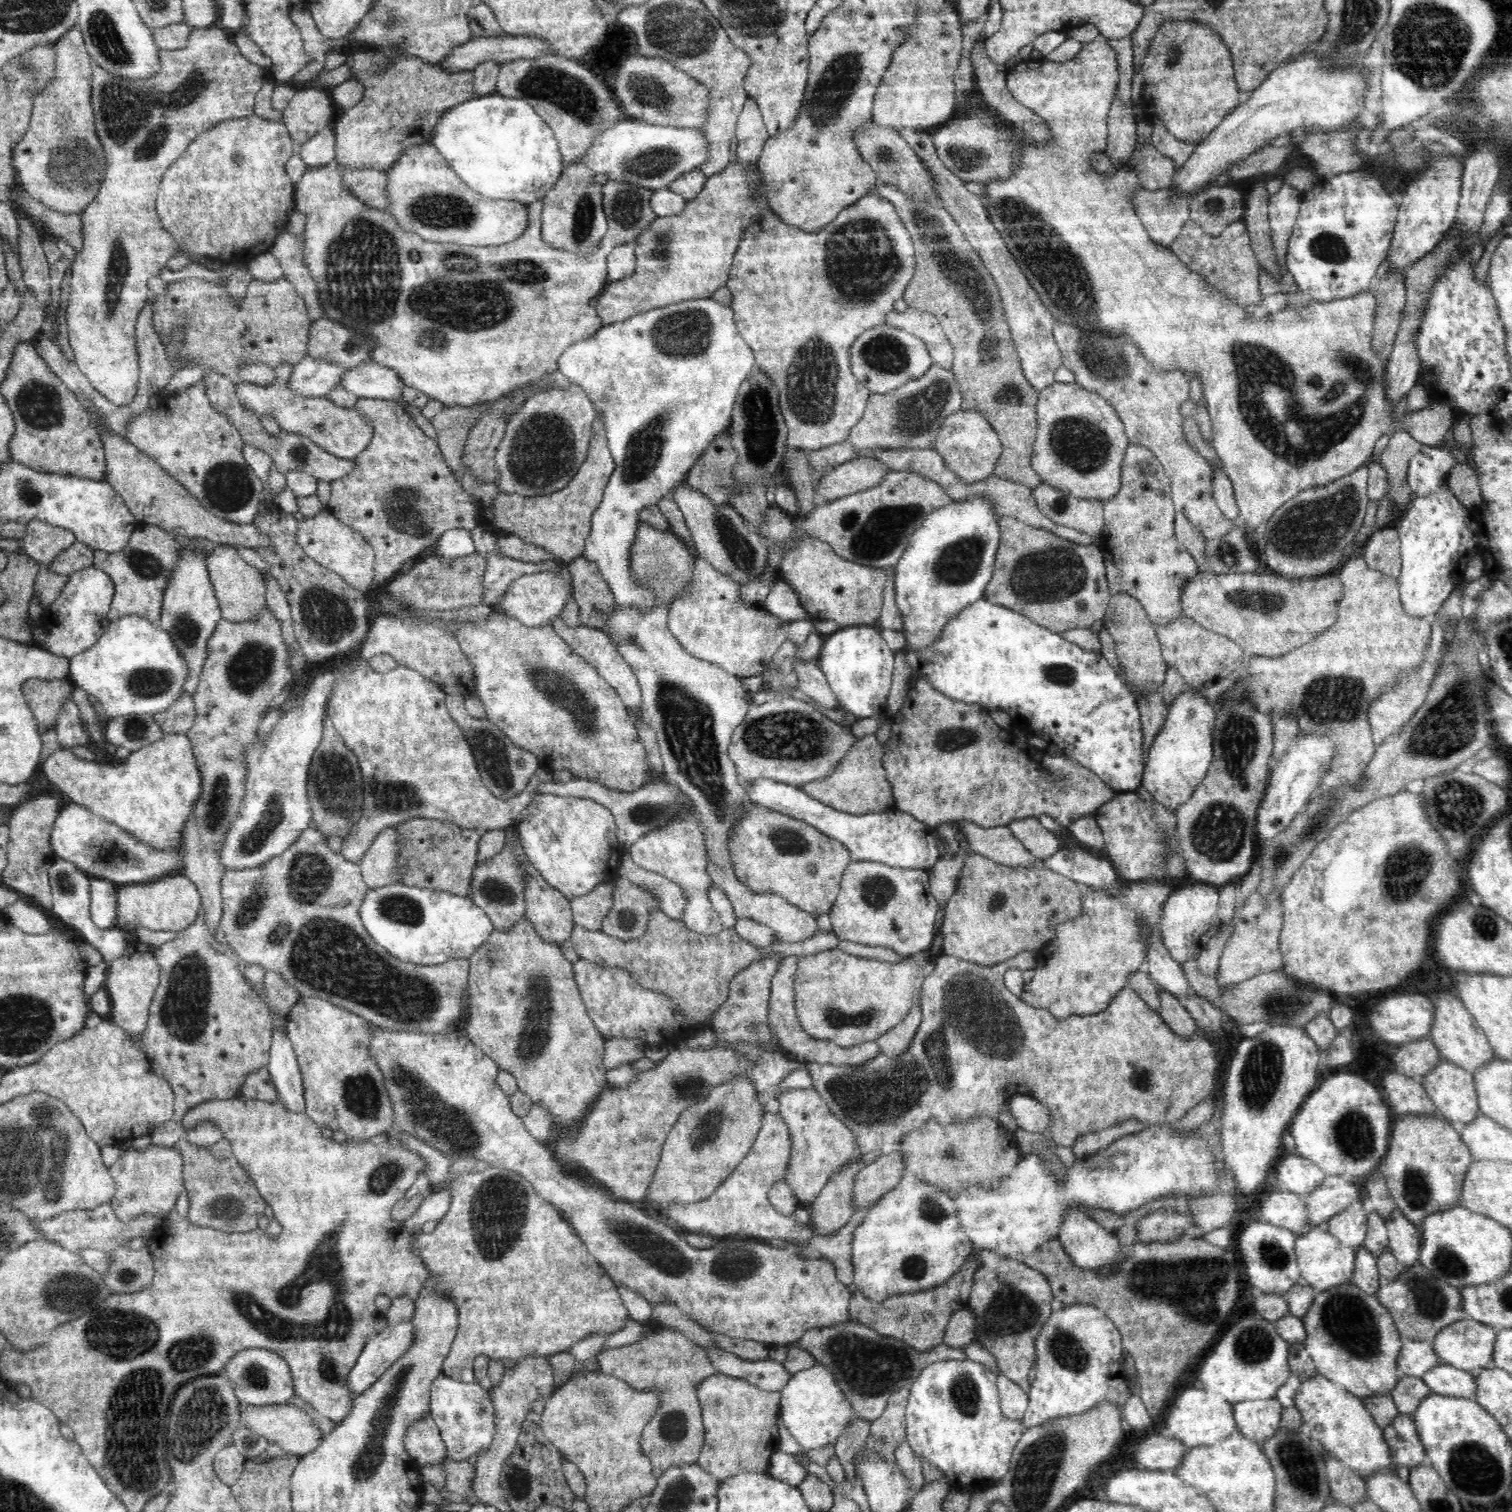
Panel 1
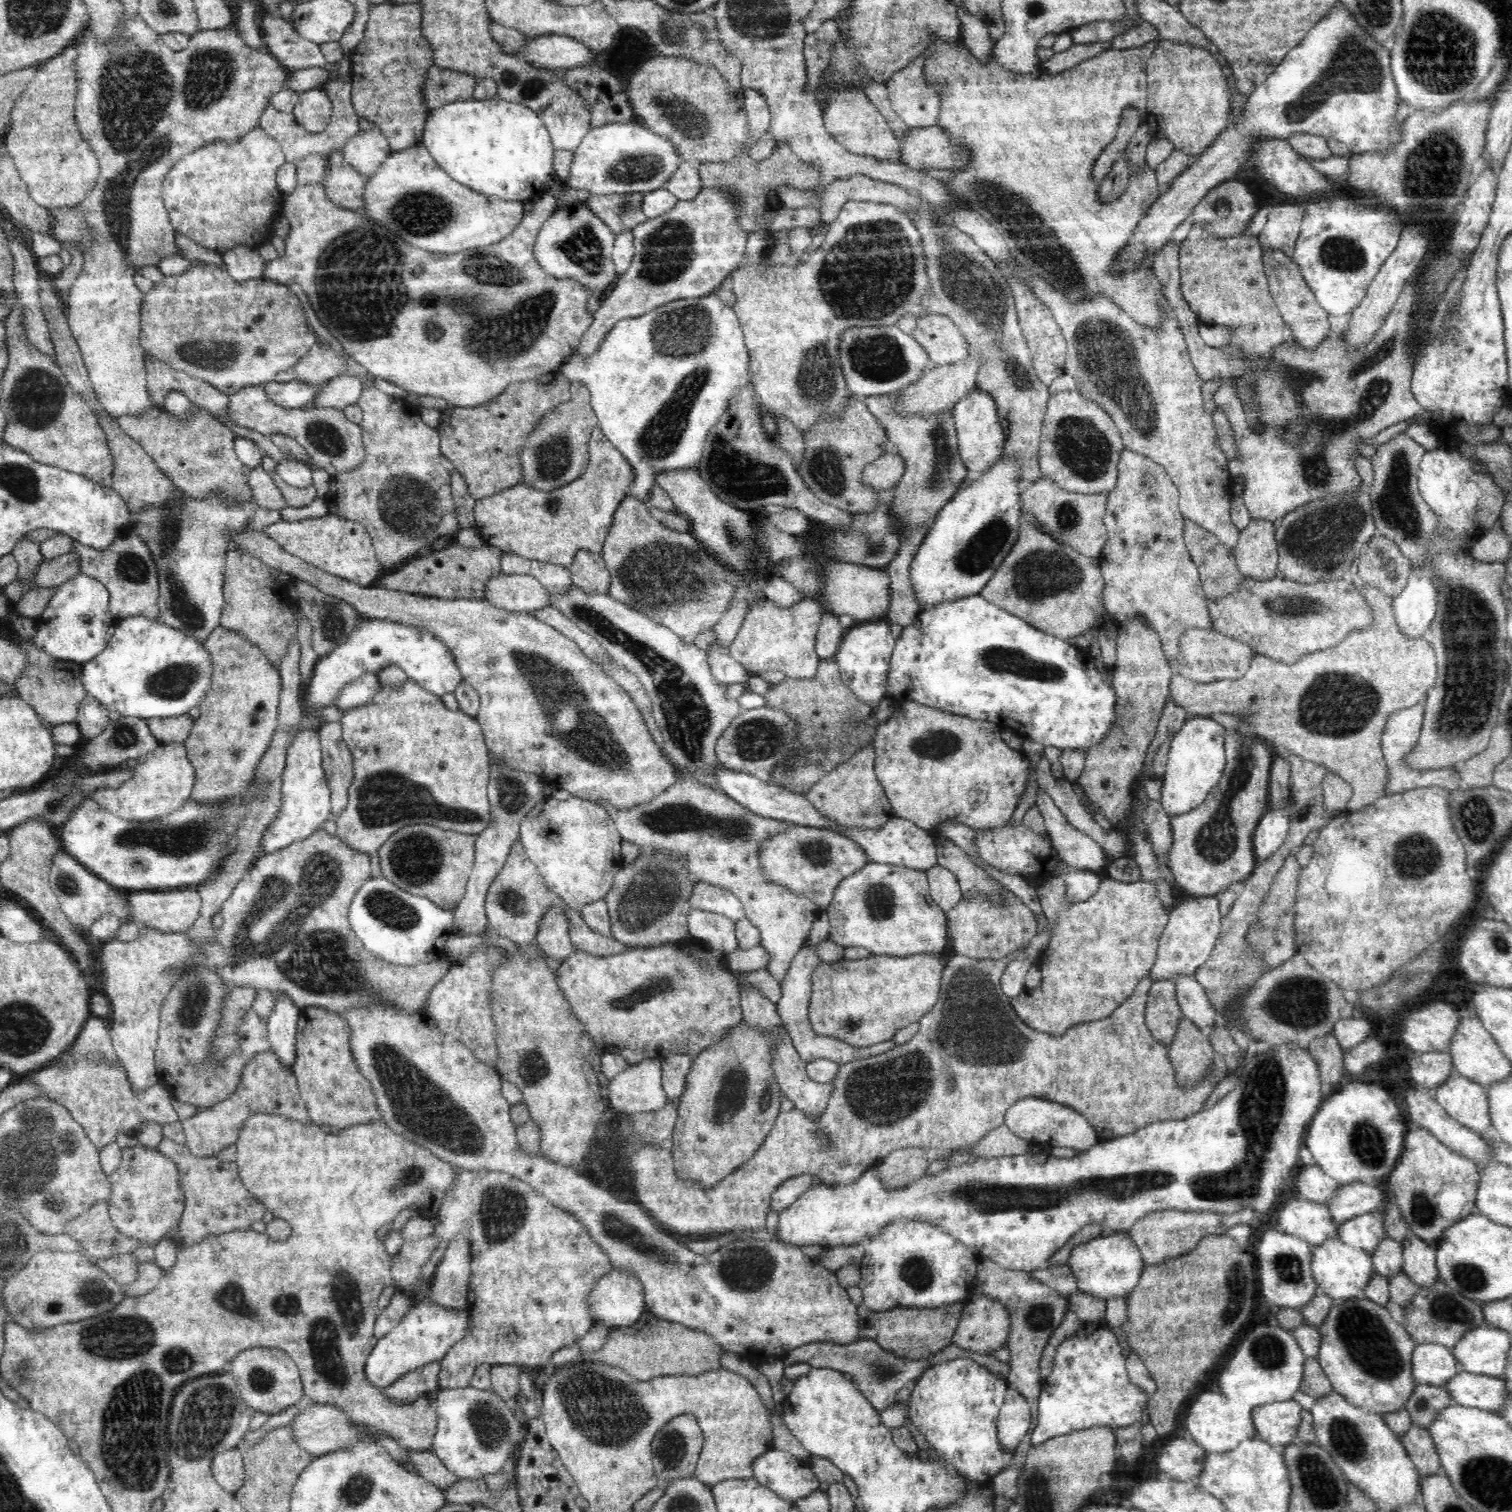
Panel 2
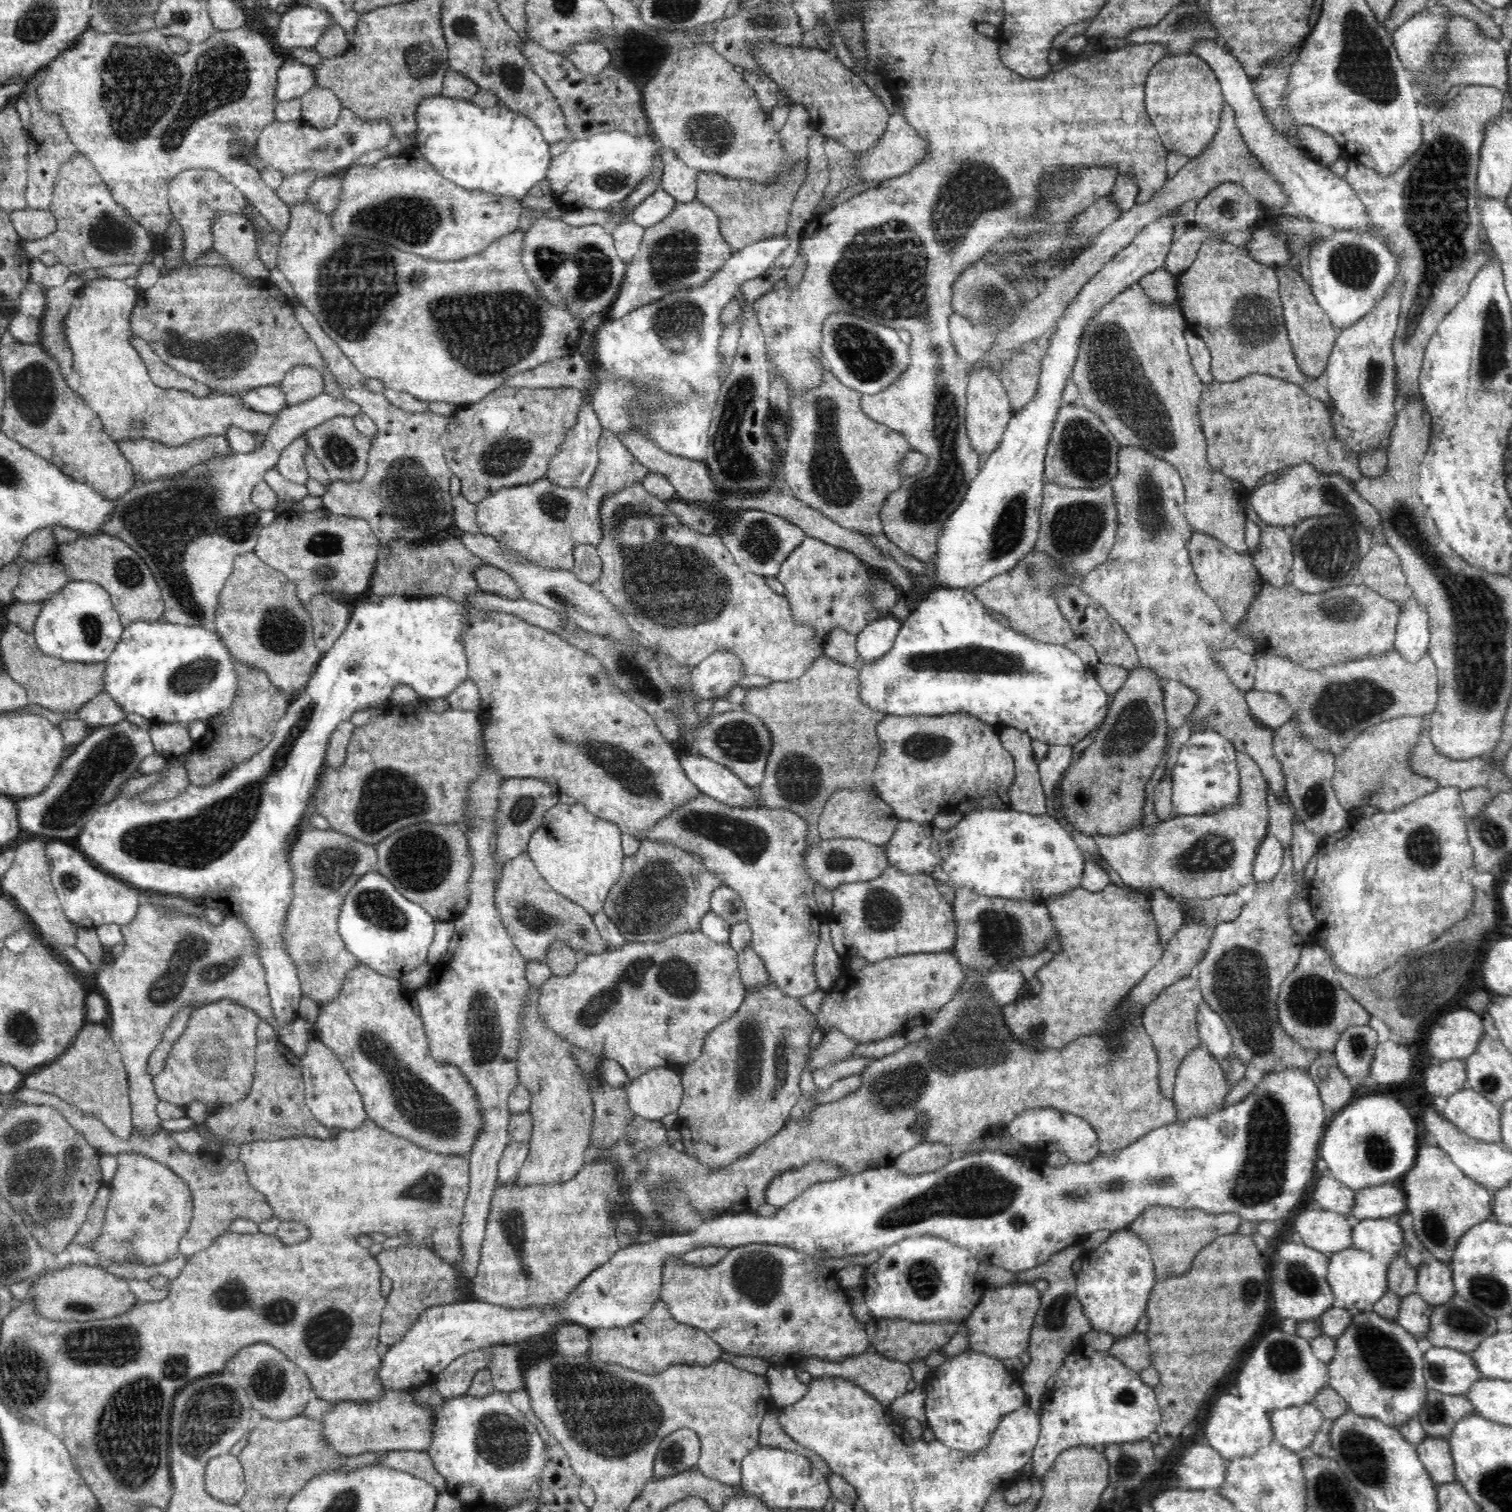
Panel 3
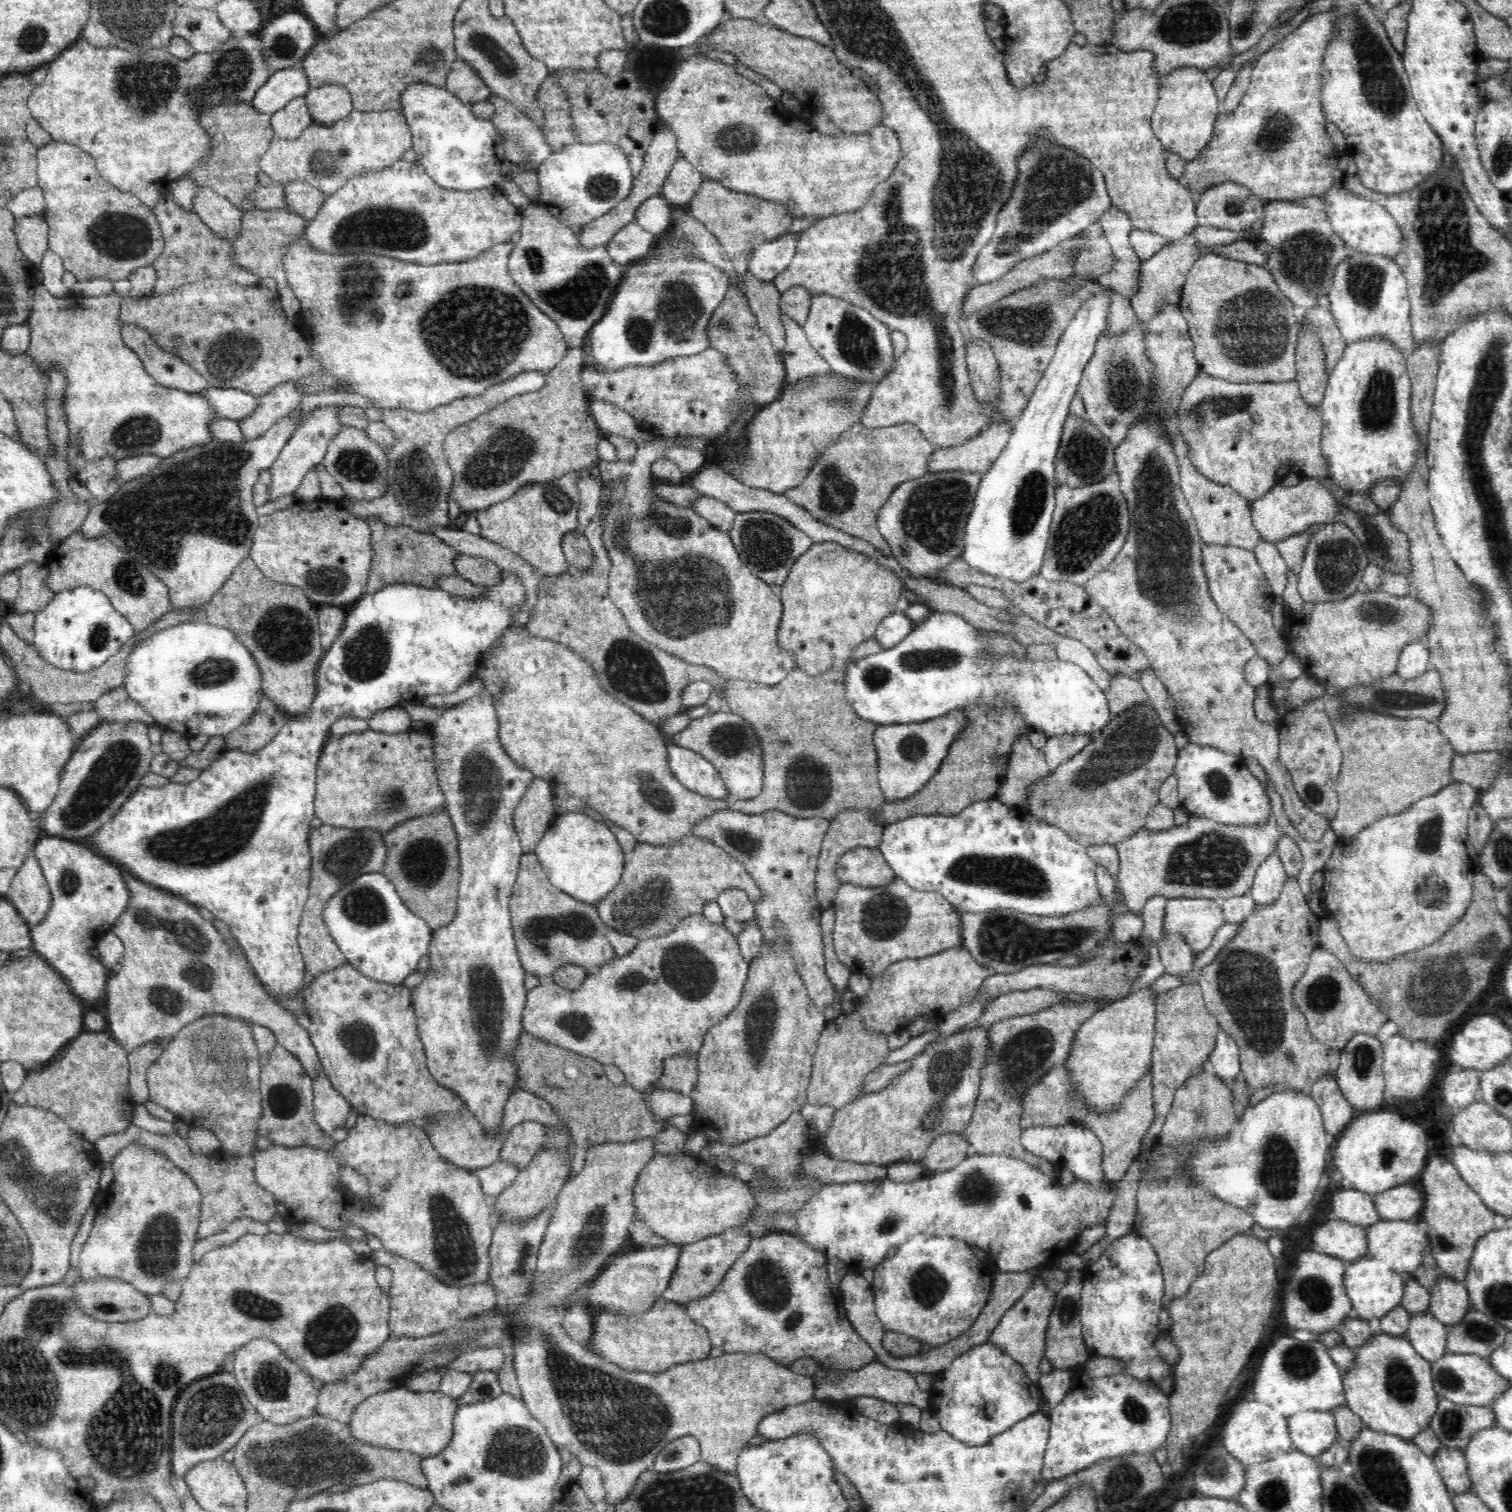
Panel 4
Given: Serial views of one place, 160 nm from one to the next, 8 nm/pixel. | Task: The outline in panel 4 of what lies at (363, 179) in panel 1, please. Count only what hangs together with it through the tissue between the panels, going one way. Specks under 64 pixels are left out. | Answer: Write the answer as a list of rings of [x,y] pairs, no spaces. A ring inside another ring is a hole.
[[[288,181],[283,183],[283,187],[288,210],[299,214],[306,222],[318,214],[327,199],[322,191],[308,182]]]

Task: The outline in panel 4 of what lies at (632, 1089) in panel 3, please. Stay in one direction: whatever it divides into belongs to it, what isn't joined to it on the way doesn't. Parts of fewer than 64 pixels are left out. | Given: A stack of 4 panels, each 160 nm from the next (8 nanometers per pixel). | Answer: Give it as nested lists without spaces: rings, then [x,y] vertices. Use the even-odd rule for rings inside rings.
[[[650,1091],[644,1093],[645,1102],[654,1118],[664,1120],[680,1115],[694,1115],[695,1105],[690,1097],[674,1091]]]

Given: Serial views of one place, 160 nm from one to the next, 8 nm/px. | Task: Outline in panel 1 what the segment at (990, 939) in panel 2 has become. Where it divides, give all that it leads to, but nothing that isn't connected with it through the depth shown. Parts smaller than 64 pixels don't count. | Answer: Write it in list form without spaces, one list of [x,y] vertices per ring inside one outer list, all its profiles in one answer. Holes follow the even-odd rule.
[[[964,835],[959,852],[964,857],[964,866],[958,878],[958,887],[952,899],[944,906],[944,919],[940,922],[943,934],[943,953],[982,966],[994,966],[1022,951],[1034,953],[1055,940],[1055,928],[1068,919],[1083,915],[1083,895],[1076,881],[1052,872],[1043,865],[1032,868],[1004,866],[990,858],[971,852]]]

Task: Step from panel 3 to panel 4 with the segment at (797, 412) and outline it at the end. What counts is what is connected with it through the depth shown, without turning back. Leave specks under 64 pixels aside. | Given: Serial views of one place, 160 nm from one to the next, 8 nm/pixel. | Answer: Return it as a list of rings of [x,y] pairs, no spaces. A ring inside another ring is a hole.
[[[782,314],[781,319],[786,337],[782,354],[786,384],[793,385],[799,380],[820,375],[832,376],[831,366],[814,350],[803,327],[788,315]],[[856,422],[836,438],[836,444],[826,446],[816,458],[814,466],[808,470],[804,482],[796,488],[783,492],[796,506],[807,510],[818,522],[841,530],[850,536],[869,542],[884,556],[890,556],[891,548],[888,541],[880,534],[877,518],[882,505],[902,482],[920,478],[928,474],[930,456],[937,447],[933,445],[912,423],[902,423],[887,427],[866,427]]]

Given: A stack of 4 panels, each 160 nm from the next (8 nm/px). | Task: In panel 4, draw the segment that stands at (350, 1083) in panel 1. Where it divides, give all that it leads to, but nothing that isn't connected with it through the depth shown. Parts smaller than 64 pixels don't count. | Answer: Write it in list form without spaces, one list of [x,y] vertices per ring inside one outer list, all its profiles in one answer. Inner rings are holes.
[[[323,1068],[316,1074],[316,1080],[312,1079],[312,1088],[315,1122],[324,1134],[331,1136],[336,1128],[346,1123],[353,1106],[332,1086]]]

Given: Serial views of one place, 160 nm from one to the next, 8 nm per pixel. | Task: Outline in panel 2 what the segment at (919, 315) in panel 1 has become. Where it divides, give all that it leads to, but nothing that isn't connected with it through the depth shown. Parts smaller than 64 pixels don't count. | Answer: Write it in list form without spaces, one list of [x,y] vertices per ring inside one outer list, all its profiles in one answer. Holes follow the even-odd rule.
[[[927,313],[926,316],[916,320],[916,326],[912,330],[912,335],[925,348],[930,360],[936,367],[956,364],[968,356],[966,339],[964,339],[960,329],[954,326],[954,323],[948,316]]]

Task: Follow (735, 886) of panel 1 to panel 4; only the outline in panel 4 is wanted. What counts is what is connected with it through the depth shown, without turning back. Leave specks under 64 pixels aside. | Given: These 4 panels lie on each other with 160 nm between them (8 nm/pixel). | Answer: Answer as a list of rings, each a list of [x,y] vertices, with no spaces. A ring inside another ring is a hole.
[[[720,810],[692,828],[692,835],[714,841],[717,847],[724,849],[728,855],[744,865],[750,877],[762,890],[762,898],[754,902],[754,919],[762,931],[762,938],[766,943],[773,943],[780,933],[786,933],[786,949],[792,955],[792,961],[802,977],[804,988],[808,989],[808,996],[815,1007],[824,1012],[836,998],[837,990],[826,975],[823,932],[818,915],[822,911],[817,899],[817,862],[824,842],[824,836],[830,828],[830,820],[822,817],[798,818],[780,810],[767,810],[762,814],[742,814],[739,810]]]

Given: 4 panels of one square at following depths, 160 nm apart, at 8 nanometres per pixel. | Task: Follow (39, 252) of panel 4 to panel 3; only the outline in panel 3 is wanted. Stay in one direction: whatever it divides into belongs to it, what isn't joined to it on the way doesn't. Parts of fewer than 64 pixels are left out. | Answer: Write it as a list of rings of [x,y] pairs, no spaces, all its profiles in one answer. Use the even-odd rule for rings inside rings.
[[[18,210],[11,212],[11,221],[21,240],[38,240],[56,230],[57,220],[52,211]]]

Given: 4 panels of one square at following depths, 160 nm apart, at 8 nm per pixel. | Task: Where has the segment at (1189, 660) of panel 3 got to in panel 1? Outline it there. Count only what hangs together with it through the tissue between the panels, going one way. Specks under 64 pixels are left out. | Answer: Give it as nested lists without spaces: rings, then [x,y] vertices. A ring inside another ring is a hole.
[[[1129,444],[1120,465],[1121,487],[1112,498],[1103,502],[1104,528],[1100,536],[1109,593],[1111,596],[1116,594],[1133,596],[1144,607],[1153,625],[1164,627],[1183,615],[1183,610],[1180,608],[1180,594],[1188,584],[1188,580],[1194,578],[1199,570],[1193,556],[1176,539],[1171,480],[1165,473],[1162,463],[1149,448],[1139,444]]]

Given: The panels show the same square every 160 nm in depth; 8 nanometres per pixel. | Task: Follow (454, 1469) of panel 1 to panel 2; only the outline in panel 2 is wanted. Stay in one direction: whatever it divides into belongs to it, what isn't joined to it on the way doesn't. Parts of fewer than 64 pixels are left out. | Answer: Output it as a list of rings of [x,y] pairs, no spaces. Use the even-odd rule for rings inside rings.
[[[408,1449],[409,1461],[416,1467],[417,1473],[437,1487],[445,1490],[457,1484],[459,1478],[450,1472],[446,1465],[432,1451],[418,1452]]]

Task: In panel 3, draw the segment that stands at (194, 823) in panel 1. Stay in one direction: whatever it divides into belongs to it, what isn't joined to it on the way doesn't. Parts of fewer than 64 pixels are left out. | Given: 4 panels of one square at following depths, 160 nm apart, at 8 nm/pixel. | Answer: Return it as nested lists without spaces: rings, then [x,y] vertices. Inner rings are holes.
[[[234,658],[234,669],[237,671],[239,688],[234,696],[230,710],[216,714],[208,724],[206,734],[194,743],[185,766],[190,782],[204,786],[215,781],[220,775],[229,773],[235,766],[250,761],[259,754],[273,739],[278,721],[287,713],[291,699],[284,692],[276,689],[268,675],[257,668],[251,668]]]

